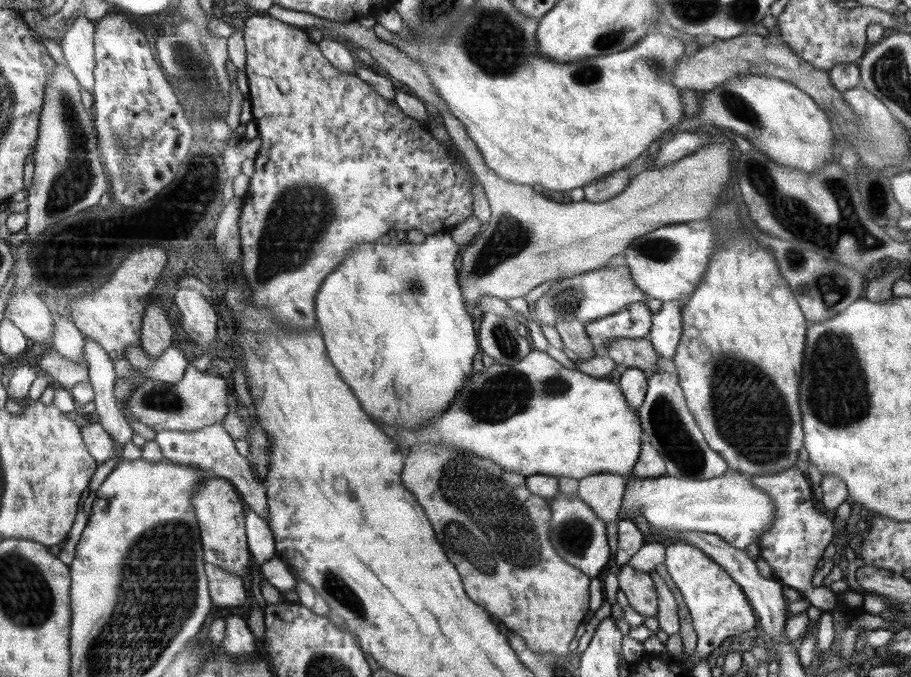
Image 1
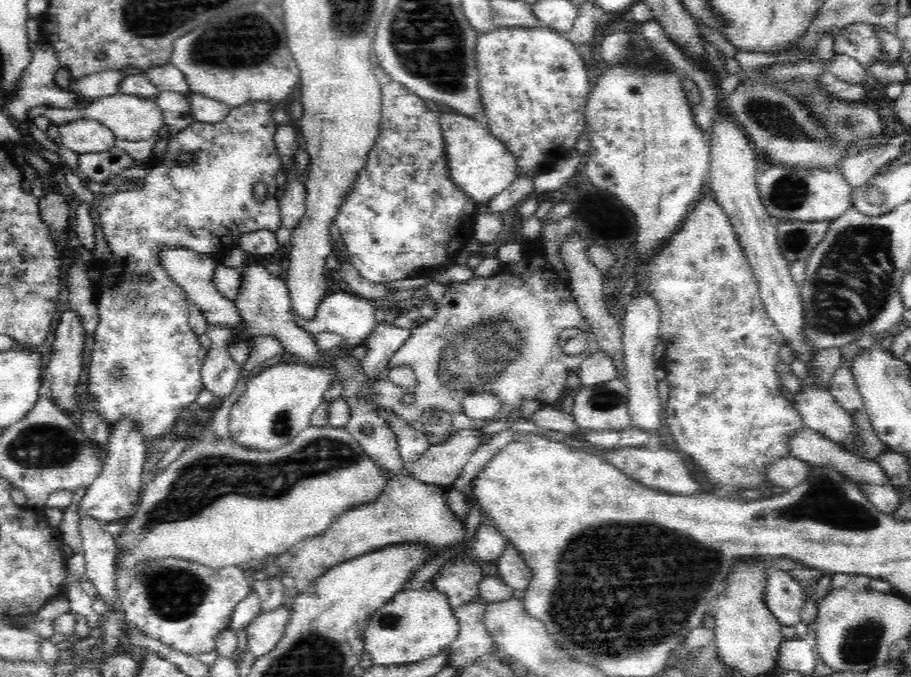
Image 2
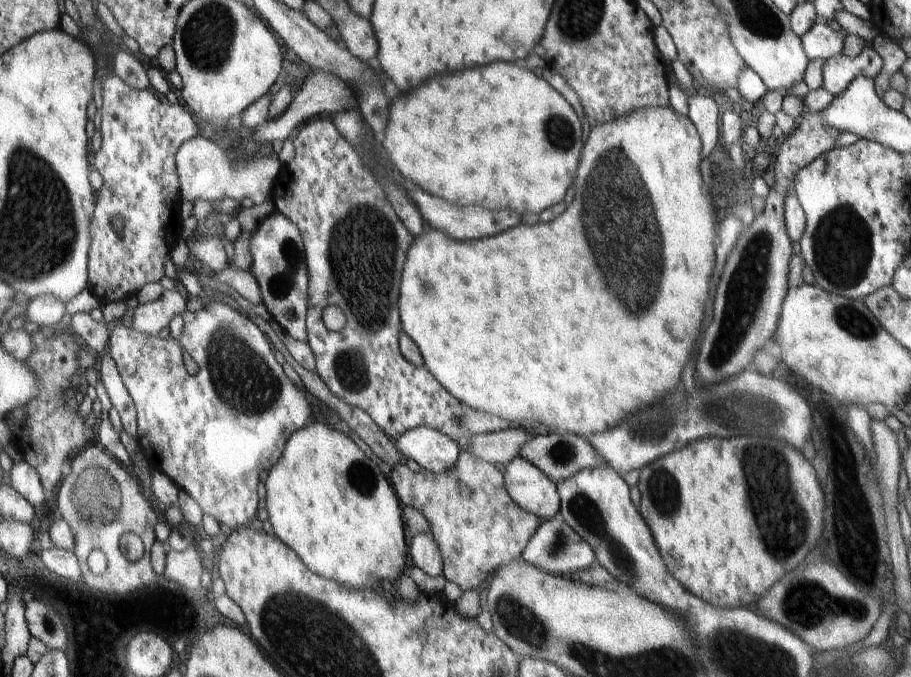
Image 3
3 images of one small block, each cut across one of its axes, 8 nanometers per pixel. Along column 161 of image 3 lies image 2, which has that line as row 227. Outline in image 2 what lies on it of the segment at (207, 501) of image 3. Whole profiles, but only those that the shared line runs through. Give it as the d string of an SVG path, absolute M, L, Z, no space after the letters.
M376 62L374 69L382 93L380 132L352 190L344 196L344 204L340 206L334 223L335 233L339 235L353 267L372 284L410 278L413 270L426 274L454 264L456 256L473 238L472 228L477 214L476 202L450 178L440 114L434 112L435 107L422 97L392 80Z

